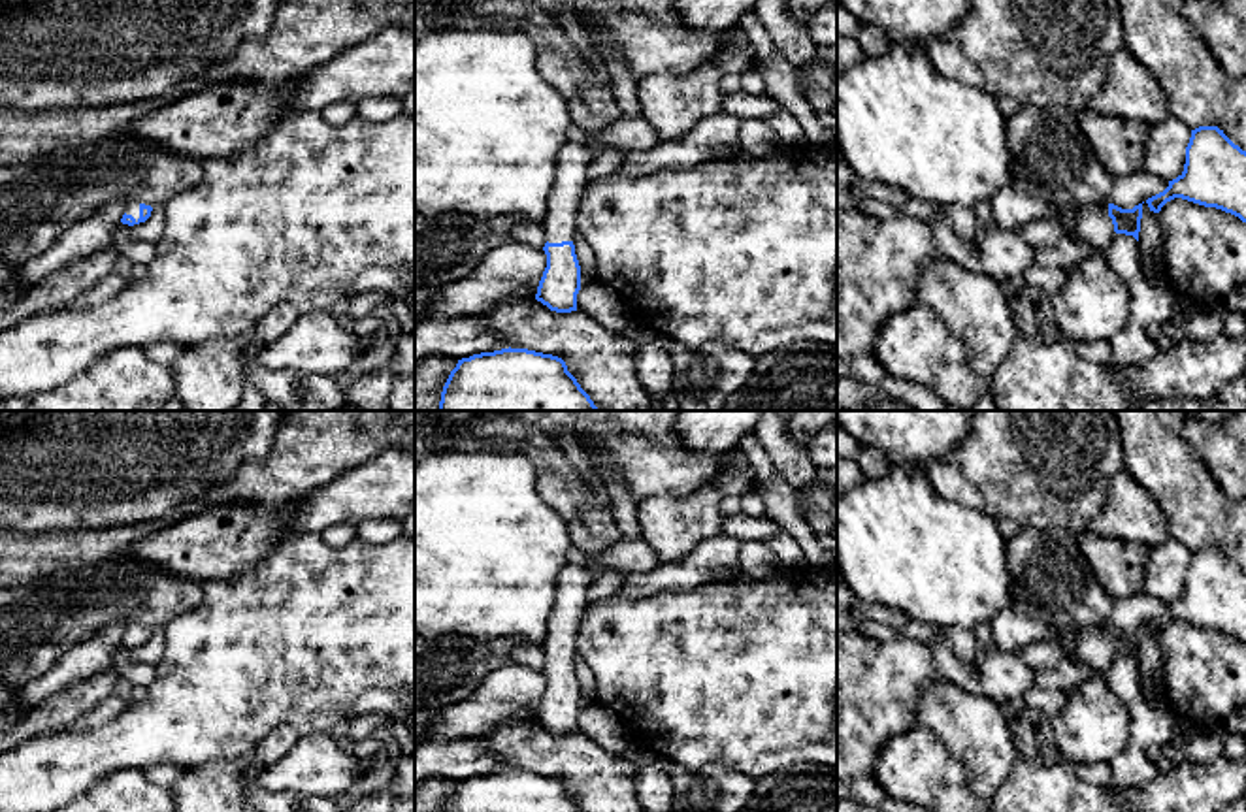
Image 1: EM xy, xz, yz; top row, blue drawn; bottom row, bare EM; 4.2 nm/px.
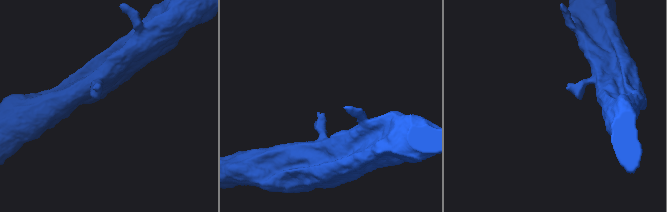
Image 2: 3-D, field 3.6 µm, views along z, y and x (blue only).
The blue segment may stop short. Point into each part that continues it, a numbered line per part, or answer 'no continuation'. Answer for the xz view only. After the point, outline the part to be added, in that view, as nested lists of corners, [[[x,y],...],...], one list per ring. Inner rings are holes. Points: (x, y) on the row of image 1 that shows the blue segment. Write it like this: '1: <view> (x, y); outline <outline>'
1: xz (560, 221); outline [[[567,141],[556,162],[556,181],[547,200],[543,232],[549,243],[573,241],[577,234],[577,209],[586,190],[586,171],[594,160],[582,143]]]

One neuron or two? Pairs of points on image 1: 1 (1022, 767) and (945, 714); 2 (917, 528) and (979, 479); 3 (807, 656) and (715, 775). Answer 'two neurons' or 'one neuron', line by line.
1: two neurons
2: two neurons
3: two neurons

